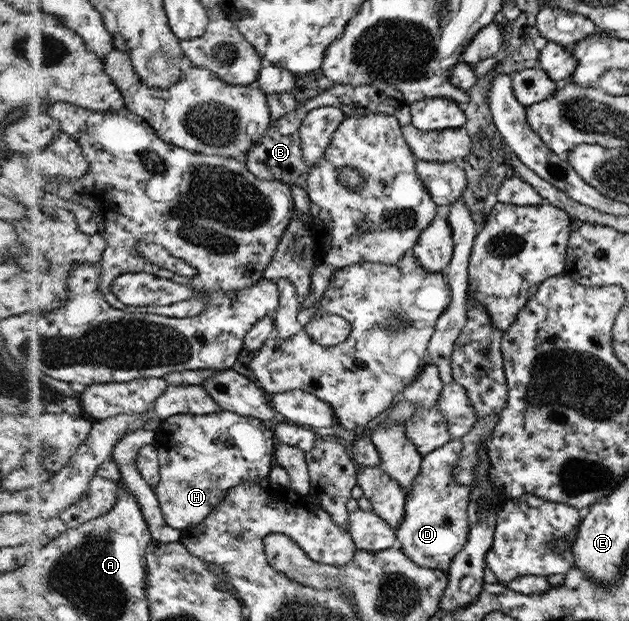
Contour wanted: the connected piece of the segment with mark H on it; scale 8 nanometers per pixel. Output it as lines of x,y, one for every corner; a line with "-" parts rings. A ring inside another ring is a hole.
228,410
210,415
181,414
164,419
156,432
154,444
161,459
161,481
156,488
157,494
168,524
180,532
208,519
221,507
232,488
246,482
270,480
276,465
277,448
274,448
274,440
277,435
271,424
259,418
-
248,424
266,436
266,462
246,462
246,454
240,452
236,438
242,436
242,430
246,432

